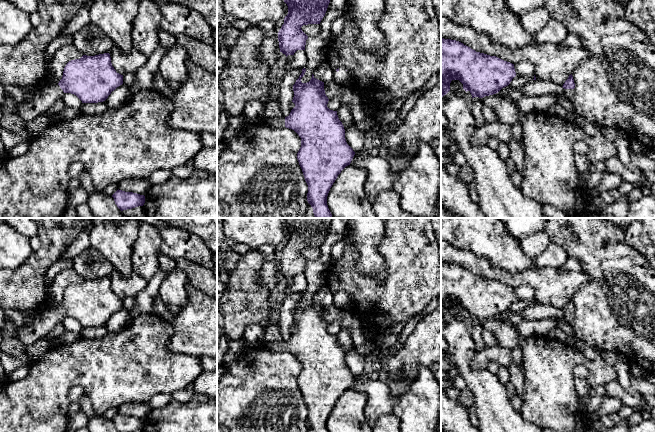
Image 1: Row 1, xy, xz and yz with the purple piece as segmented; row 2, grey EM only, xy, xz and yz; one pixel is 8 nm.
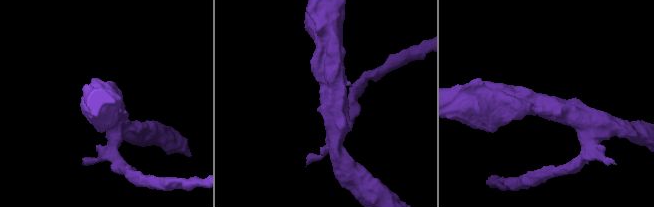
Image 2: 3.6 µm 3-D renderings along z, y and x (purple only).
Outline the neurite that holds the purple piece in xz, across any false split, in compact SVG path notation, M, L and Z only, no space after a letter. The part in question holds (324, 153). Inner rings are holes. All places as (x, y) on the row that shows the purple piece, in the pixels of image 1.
M306 69L293 85L294 97L292 102L295 107L287 117L268 118L263 116L260 123L275 128L289 128L294 130L301 138L301 147L297 159L308 185L307 201L313 208L315 218L333 218L327 205L327 196L333 183L341 171L350 165L355 152L347 144L345 129L339 120L337 111L327 107L328 97L325 94L324 82L312 78L307 83L302 83Z

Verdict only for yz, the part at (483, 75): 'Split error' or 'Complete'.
Complete

